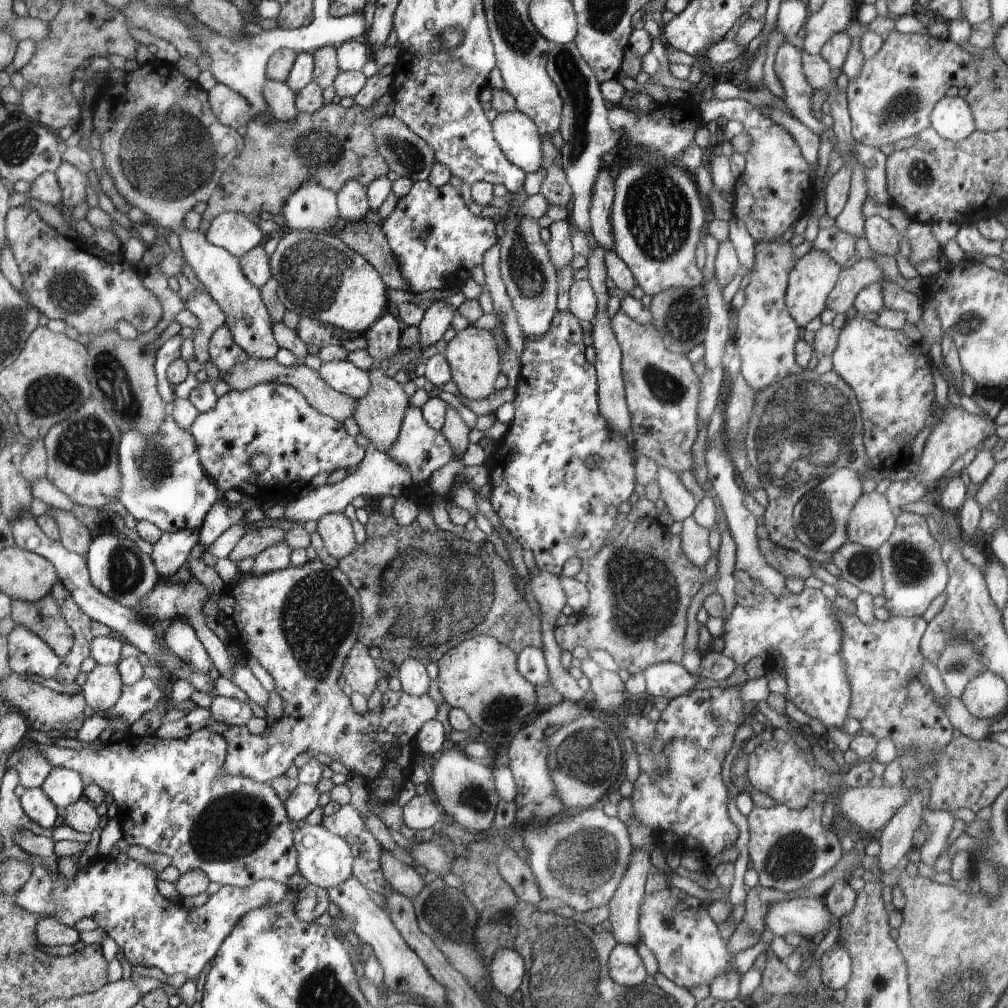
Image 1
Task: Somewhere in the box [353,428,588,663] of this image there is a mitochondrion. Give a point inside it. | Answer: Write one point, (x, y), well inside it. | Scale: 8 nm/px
(457, 602)

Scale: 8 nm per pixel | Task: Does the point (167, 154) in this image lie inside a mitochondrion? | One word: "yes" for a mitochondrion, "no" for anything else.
yes

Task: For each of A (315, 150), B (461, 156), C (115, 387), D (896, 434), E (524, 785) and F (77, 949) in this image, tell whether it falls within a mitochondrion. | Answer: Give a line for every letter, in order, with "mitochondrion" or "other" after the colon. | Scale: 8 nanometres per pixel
A: mitochondrion
B: other
C: mitochondrion
D: other
E: other
F: other

